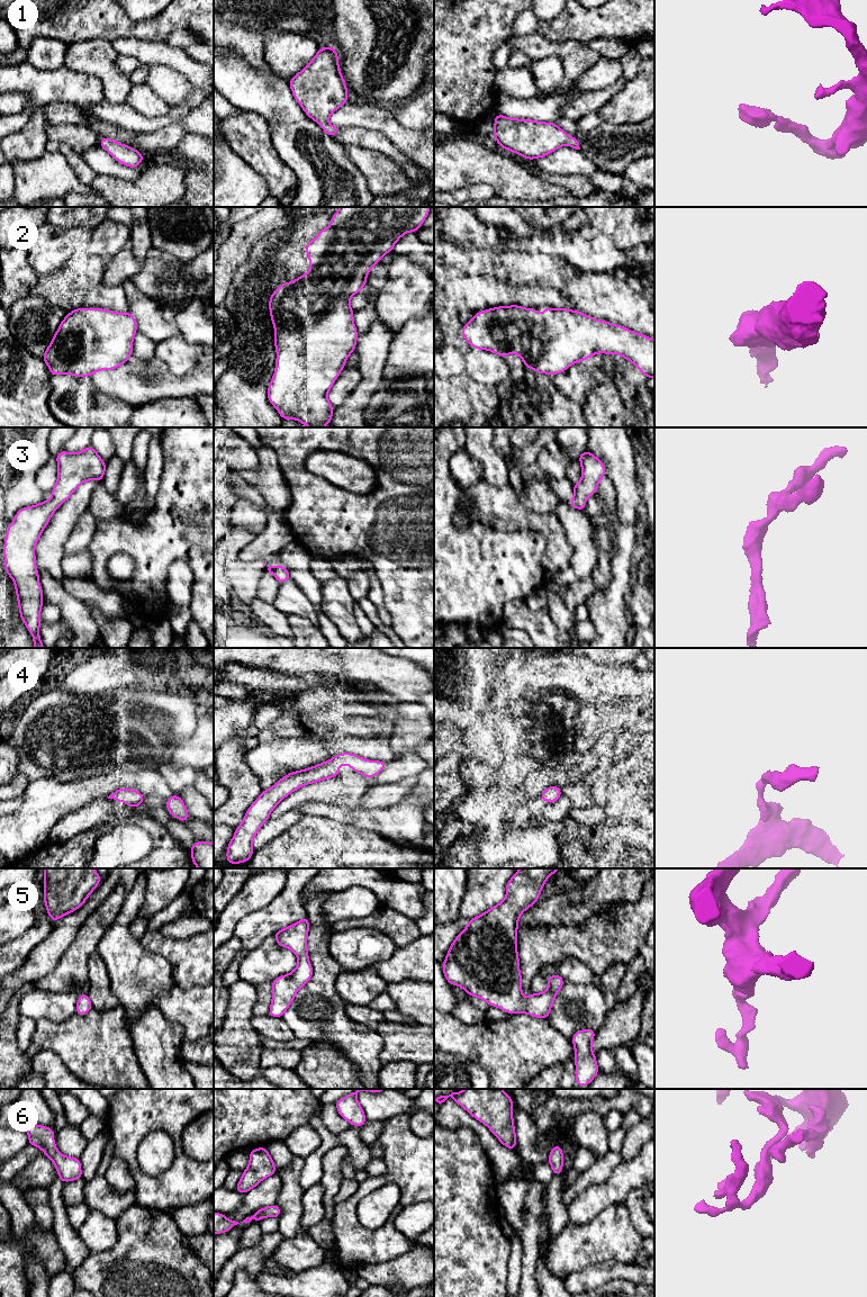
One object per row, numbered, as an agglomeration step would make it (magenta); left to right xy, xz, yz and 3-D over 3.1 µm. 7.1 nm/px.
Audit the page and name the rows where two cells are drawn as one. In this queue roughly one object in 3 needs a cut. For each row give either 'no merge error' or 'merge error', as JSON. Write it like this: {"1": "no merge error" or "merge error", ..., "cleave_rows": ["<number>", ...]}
{"1": "no merge error", "2": "no merge error", "3": "no merge error", "4": "no merge error", "5": "no merge error", "6": "no merge error", "cleave_rows": []}

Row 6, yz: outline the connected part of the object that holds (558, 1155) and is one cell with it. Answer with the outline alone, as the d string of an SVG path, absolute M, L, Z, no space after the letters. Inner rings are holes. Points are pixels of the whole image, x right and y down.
M554 1145L549 1153L548 1161L553 1170L554 1177L559 1176L563 1168L563 1153L560 1145Z

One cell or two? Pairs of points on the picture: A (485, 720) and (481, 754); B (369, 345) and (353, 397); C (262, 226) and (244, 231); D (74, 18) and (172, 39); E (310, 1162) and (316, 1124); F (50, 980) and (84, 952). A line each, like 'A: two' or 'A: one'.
A: one
B: one
C: one
D: two
E: one
F: one

